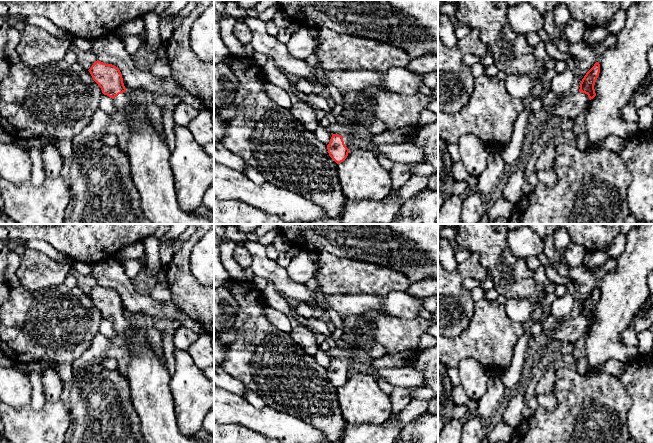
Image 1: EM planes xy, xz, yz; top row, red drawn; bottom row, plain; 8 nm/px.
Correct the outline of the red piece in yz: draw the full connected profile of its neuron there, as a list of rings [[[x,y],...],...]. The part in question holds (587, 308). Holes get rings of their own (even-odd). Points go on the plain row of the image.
[[[596,286],[582,303],[579,310],[580,313],[575,318],[557,318],[551,314],[543,317],[541,320],[543,331],[549,335],[550,342],[574,343],[581,336],[585,335],[588,332],[589,325],[596,320],[594,309],[599,297],[600,288]]]

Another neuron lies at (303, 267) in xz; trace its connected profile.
[[[301,249],[296,257],[292,258],[286,267],[288,278],[291,281],[305,283],[315,277],[318,254]]]

